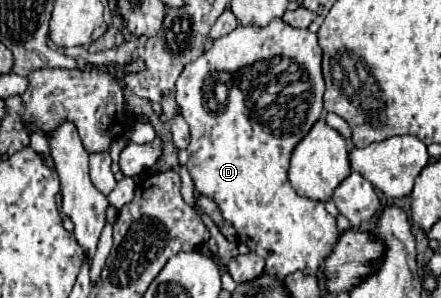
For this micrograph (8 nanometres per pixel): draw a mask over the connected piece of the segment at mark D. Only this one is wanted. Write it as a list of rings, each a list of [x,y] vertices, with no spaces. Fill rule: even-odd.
[[[274,19],[266,27],[238,25],[232,33],[216,39],[196,61],[188,63],[176,81],[176,103],[190,125],[190,159],[186,167],[196,193],[214,199],[224,219],[234,225],[238,239],[266,259],[268,273],[280,277],[296,271],[316,273],[338,241],[336,219],[326,213],[324,203],[300,197],[286,175],[292,149],[322,113],[324,79],[320,61],[322,49],[314,33]]]

